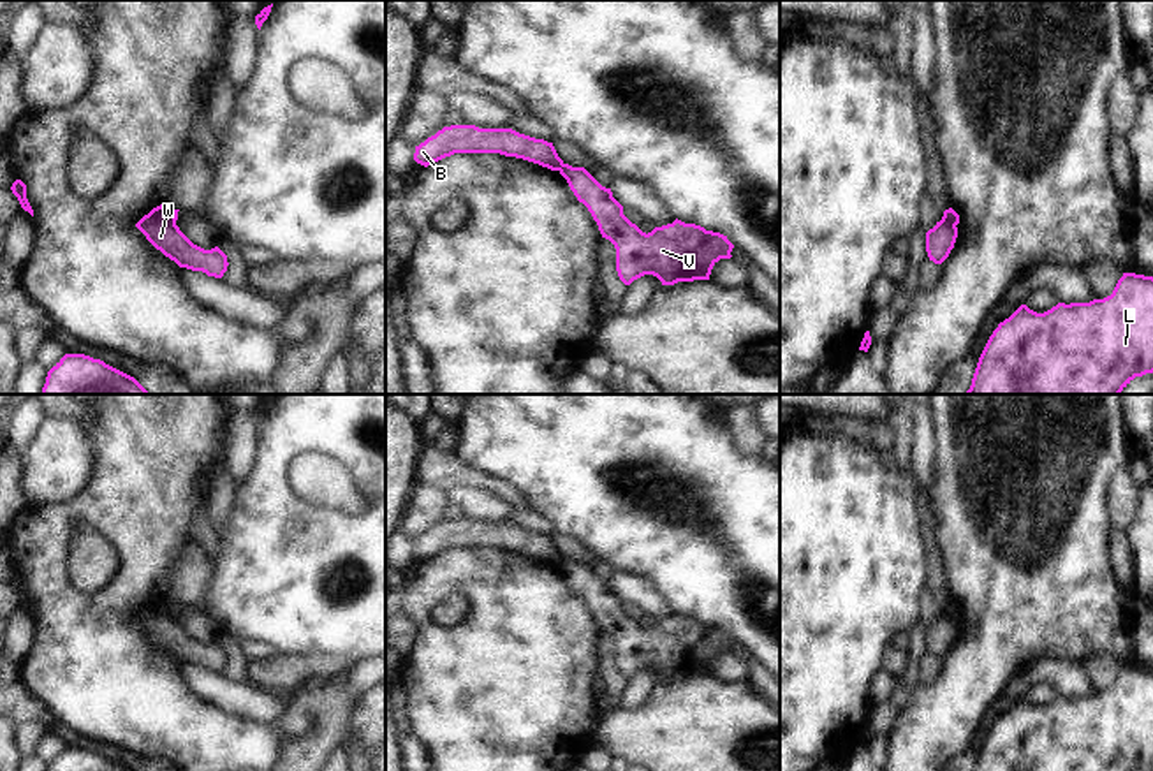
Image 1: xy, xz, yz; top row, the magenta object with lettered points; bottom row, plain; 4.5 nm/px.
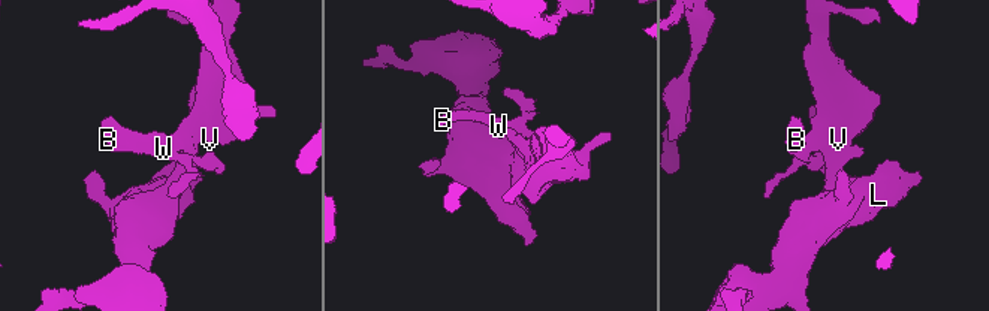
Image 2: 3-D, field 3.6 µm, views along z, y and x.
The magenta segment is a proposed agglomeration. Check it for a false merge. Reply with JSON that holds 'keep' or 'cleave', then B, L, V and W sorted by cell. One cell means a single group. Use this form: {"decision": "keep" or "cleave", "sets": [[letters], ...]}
{"decision": "cleave", "sets": [["B", "W"], ["L", "V"]]}

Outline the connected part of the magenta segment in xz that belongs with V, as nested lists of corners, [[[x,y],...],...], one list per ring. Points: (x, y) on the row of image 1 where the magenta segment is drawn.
[[[565,164],[560,174],[591,213],[602,238],[616,248],[616,271],[625,285],[653,275],[662,285],[709,280],[720,259],[731,259],[734,245],[727,236],[695,224],[672,224],[643,232],[623,215],[623,206],[584,167]]]

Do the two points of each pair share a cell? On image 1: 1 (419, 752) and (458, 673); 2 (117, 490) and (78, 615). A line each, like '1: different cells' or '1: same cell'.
1: different cells
2: same cell

